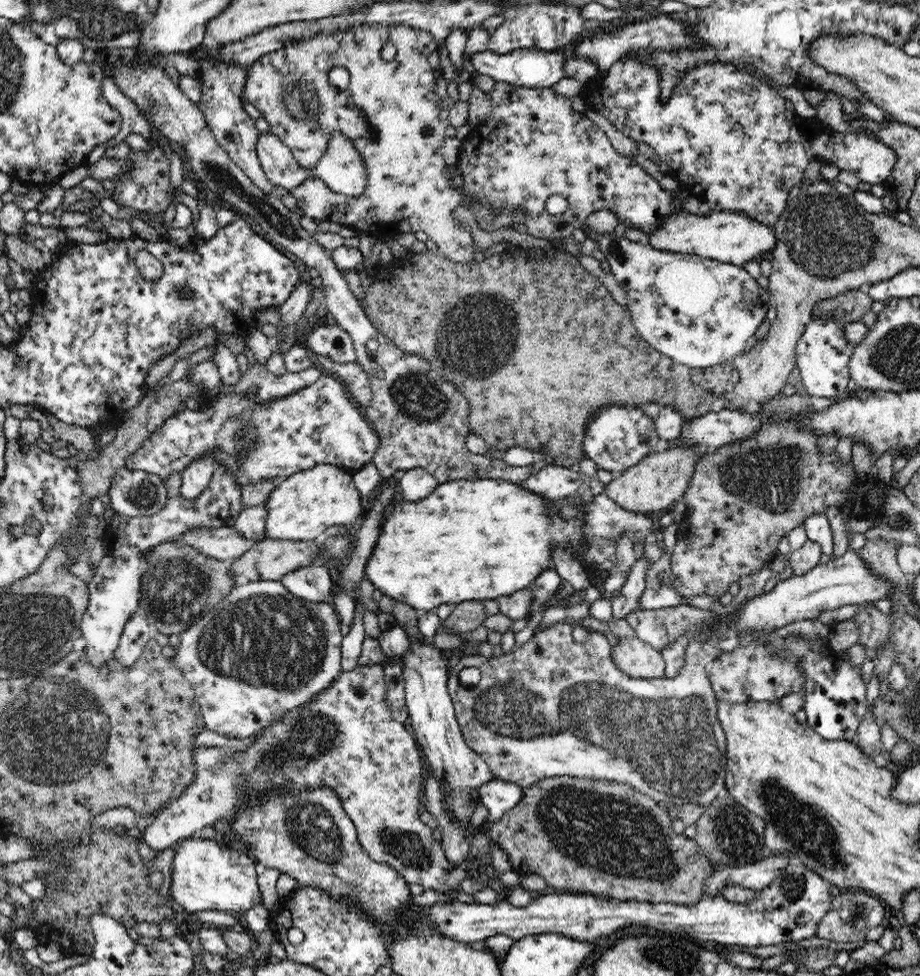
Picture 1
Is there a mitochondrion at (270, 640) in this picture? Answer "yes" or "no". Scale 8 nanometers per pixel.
yes

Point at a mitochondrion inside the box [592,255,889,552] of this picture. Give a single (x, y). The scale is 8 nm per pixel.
(768, 477)

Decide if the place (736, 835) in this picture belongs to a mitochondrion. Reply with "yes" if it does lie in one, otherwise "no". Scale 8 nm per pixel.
yes

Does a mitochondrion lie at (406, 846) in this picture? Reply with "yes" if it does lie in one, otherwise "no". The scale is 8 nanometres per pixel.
yes

